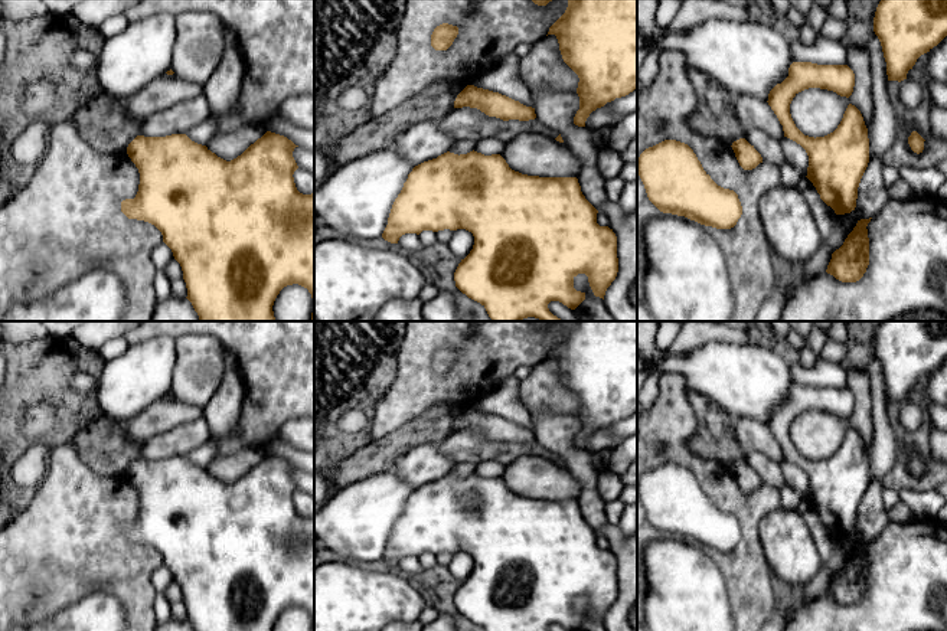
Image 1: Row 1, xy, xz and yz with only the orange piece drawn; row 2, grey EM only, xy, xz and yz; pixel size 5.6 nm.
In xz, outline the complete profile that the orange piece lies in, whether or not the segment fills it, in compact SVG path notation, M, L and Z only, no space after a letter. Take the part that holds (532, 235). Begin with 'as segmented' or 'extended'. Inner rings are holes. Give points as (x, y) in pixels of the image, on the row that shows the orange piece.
as segmented | M473 150L458 156L447 151L412 169L392 205L382 238L398 243L405 233L466 229L473 233L474 245L454 272L455 287L463 294L480 303L492 321L522 321L528 317L562 321L549 311L548 304L559 301L575 310L585 300L585 292L574 288L578 274L585 274L594 295L604 300L618 272L617 236L608 226L597 223L597 213L577 177L528 176L512 170L500 154L484 156Z

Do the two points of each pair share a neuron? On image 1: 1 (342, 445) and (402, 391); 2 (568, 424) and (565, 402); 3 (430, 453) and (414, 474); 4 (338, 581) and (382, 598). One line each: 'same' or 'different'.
1: different
2: different
3: same
4: same

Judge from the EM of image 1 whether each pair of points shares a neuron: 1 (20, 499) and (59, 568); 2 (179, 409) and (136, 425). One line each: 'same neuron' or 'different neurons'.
1: different neurons
2: same neuron

